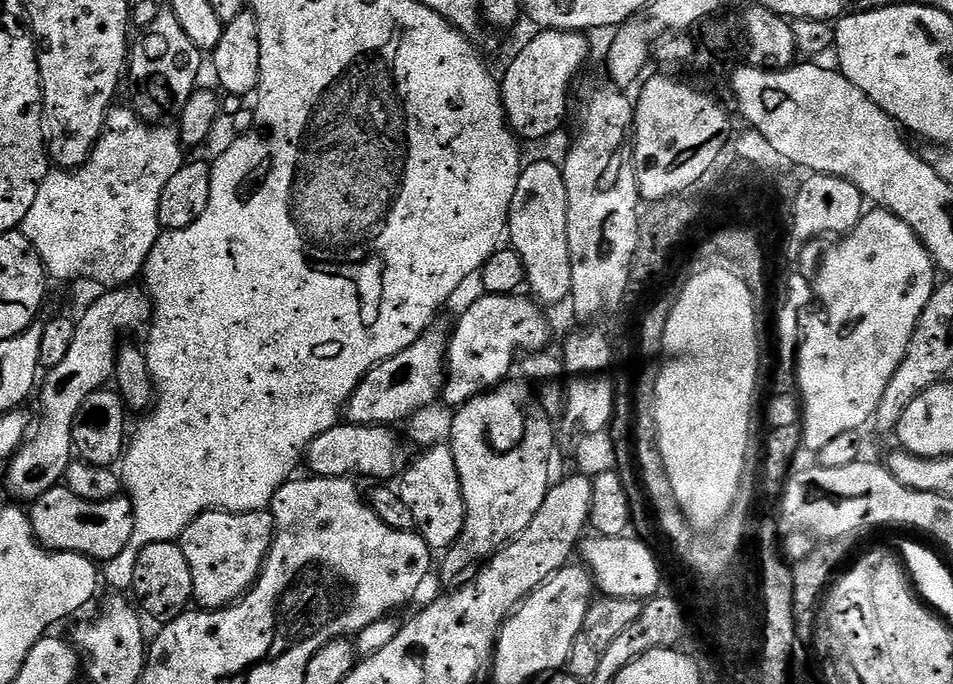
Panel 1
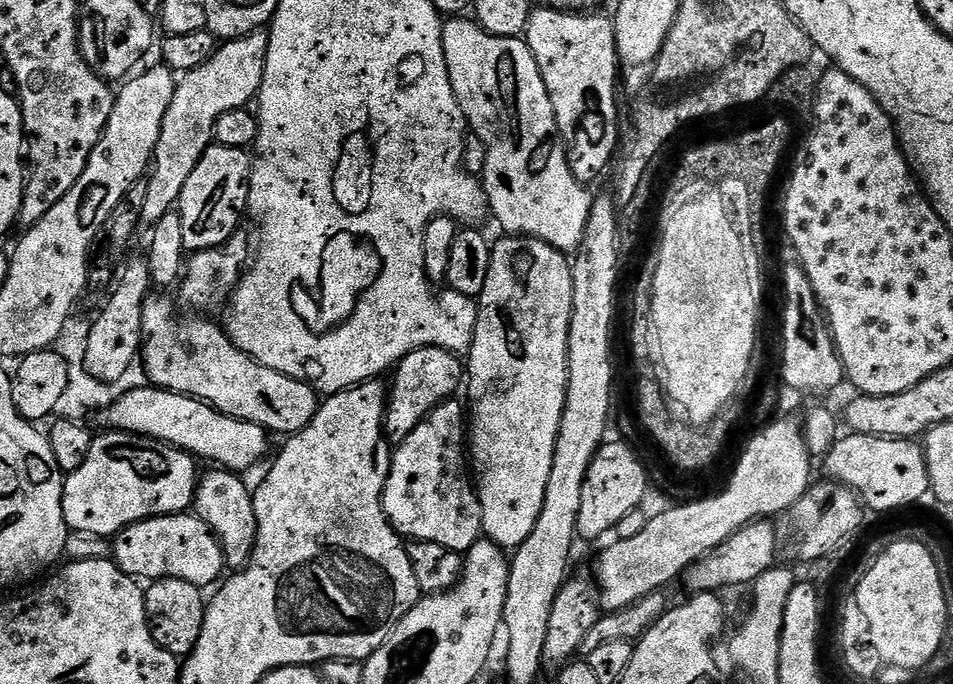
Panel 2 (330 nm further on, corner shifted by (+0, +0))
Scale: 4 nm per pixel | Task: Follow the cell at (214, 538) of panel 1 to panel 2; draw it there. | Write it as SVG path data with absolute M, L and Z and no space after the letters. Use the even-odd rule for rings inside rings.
M195 514L151 516L148 520L132 524L116 533L111 546L111 559L125 574L133 578L145 576L148 582L178 578L182 582L190 582L198 589L208 590L226 572L224 552L215 534Z

